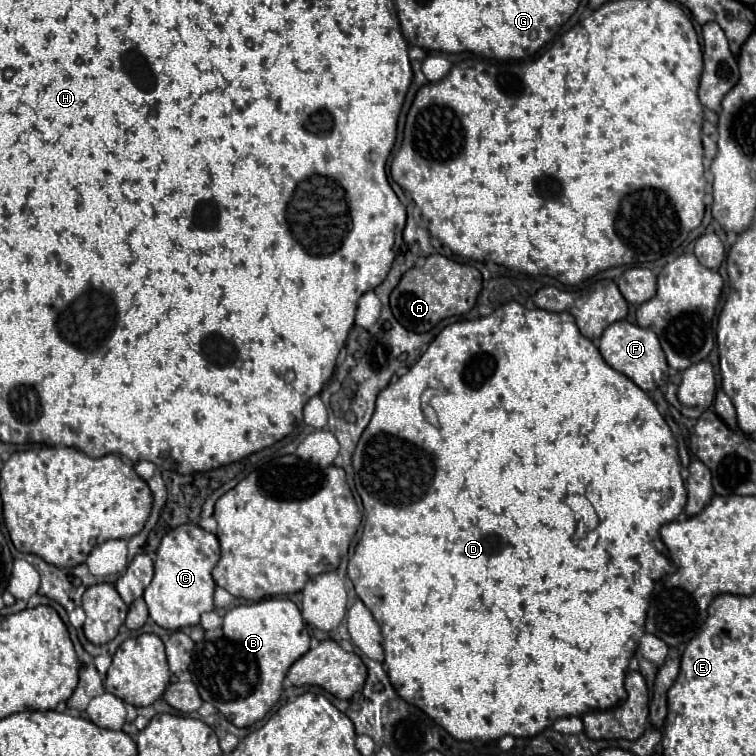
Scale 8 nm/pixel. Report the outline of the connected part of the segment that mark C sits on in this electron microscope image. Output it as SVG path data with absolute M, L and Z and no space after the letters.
M183 524L167 532L157 548L155 576L145 588L145 602L149 616L167 630L179 630L185 626L199 624L203 612L213 610L213 590L215 582L211 570L219 560L219 540L215 534L203 530L197 524Z

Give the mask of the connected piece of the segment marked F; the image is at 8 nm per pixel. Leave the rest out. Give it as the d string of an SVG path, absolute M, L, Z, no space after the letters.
M627 320L615 322L615 324L607 326L607 330L603 332L603 336L599 340L599 352L605 358L605 362L611 364L611 368L625 374L629 380L633 380L645 392L651 392L657 386L667 382L669 366L667 366L665 354L661 350L661 344L657 340L655 332L651 332L647 328L641 328Z

